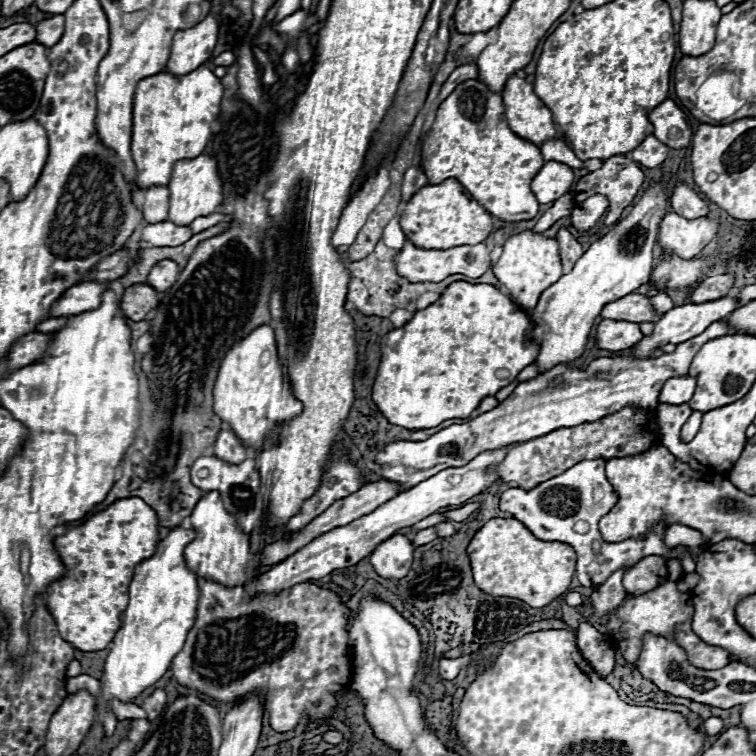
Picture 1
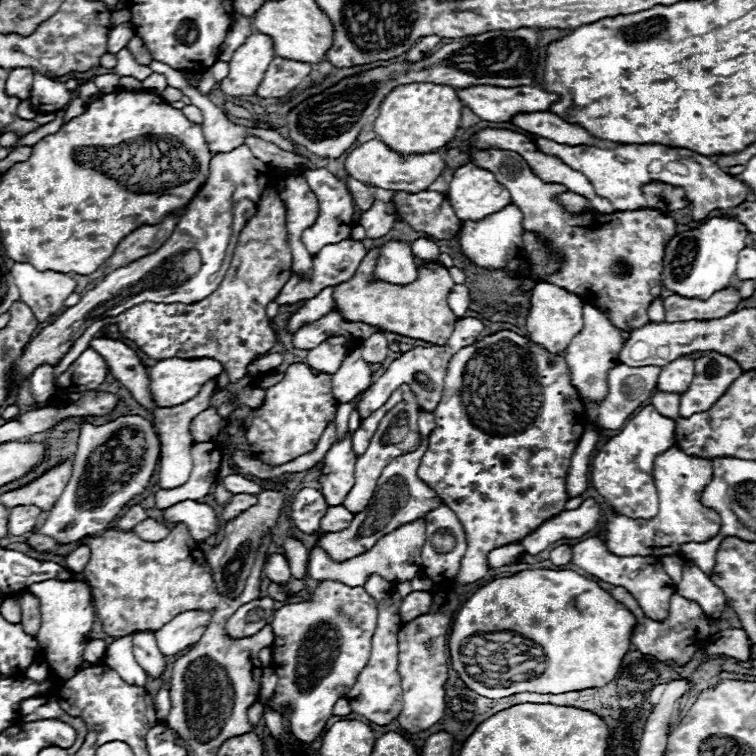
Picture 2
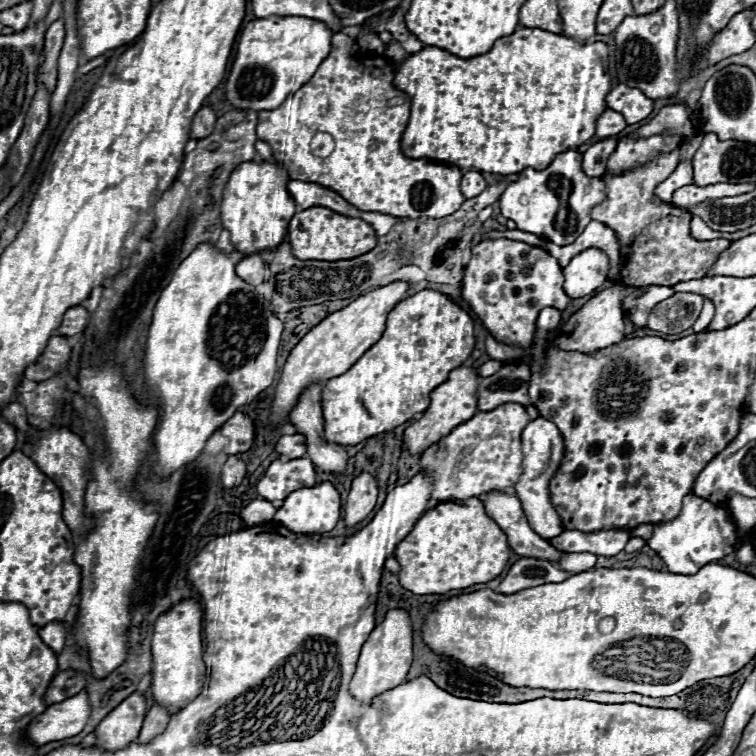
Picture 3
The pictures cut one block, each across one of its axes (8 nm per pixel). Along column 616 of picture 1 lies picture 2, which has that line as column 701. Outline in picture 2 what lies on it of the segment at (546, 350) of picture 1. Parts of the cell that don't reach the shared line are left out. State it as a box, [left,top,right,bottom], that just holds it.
[662,214,750,300]

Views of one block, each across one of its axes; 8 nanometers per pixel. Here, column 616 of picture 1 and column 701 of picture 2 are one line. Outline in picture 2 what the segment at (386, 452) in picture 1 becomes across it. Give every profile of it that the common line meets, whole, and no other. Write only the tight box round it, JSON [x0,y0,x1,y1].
[680,352,744,418]

